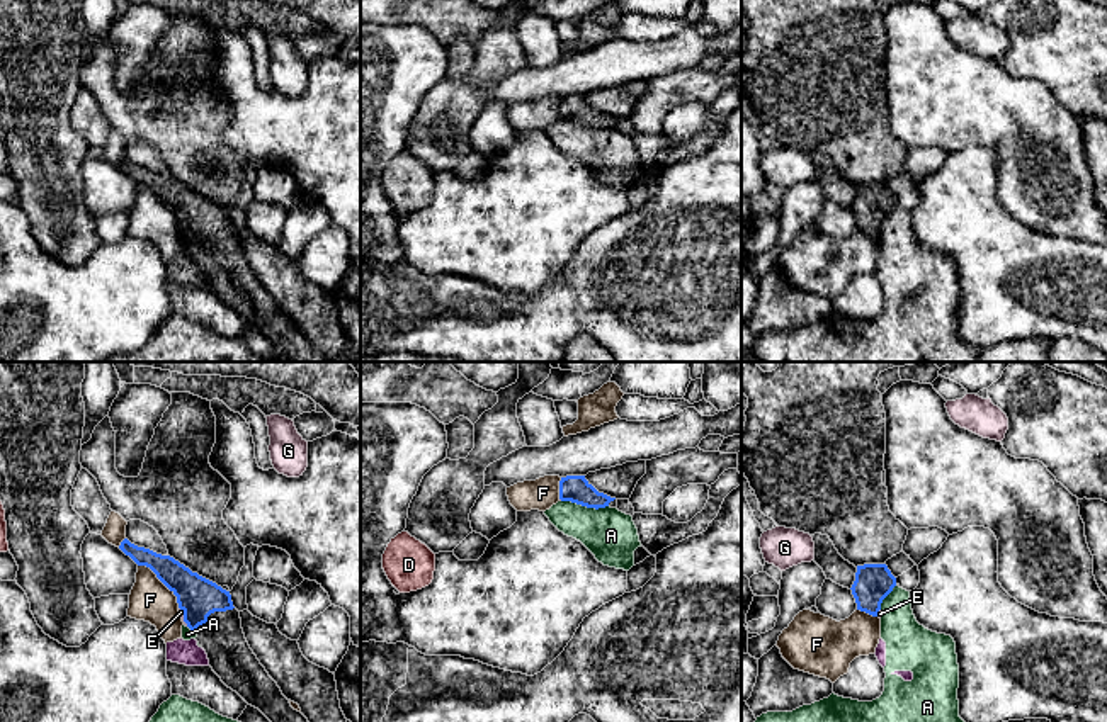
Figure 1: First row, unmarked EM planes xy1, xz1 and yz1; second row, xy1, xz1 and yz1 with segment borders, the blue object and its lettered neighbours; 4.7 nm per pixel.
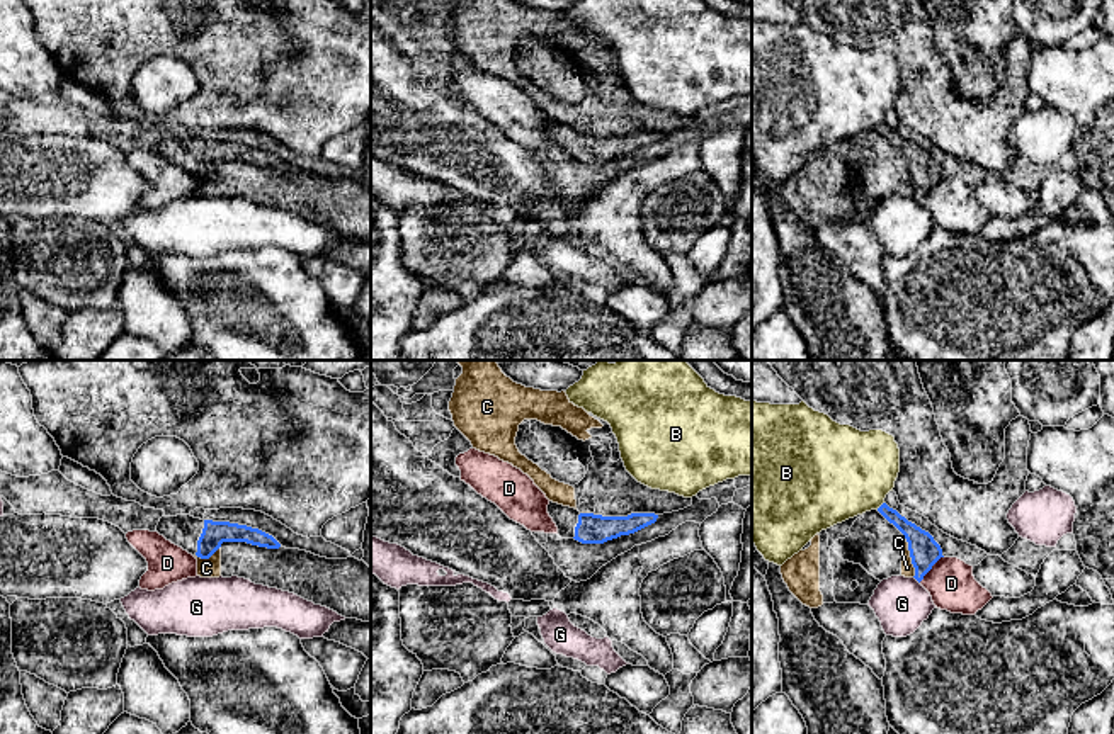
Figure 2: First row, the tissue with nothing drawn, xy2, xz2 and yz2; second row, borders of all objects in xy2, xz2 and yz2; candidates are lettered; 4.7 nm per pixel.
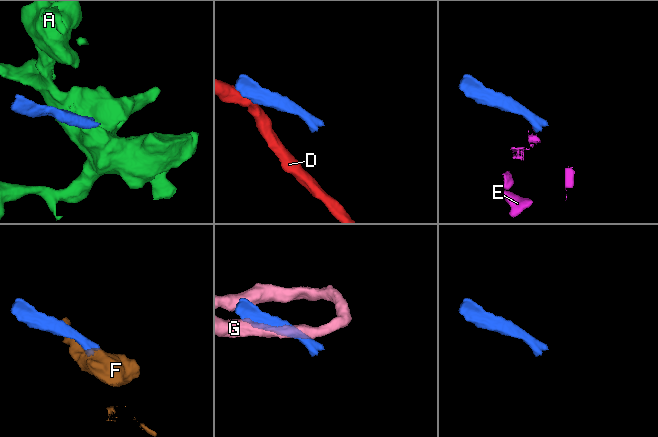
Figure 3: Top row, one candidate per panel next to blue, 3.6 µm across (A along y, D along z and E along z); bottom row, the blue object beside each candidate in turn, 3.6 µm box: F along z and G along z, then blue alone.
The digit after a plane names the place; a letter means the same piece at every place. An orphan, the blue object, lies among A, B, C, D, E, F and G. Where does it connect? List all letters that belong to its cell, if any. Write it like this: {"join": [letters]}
{"join": []}

